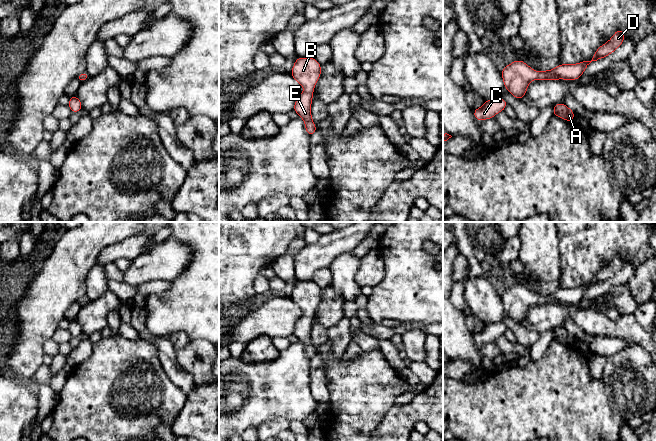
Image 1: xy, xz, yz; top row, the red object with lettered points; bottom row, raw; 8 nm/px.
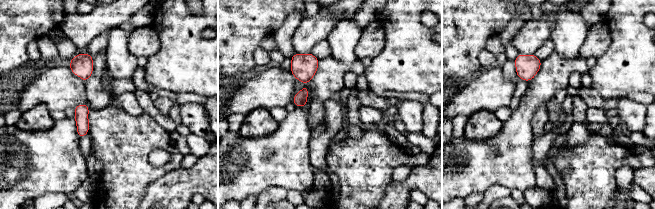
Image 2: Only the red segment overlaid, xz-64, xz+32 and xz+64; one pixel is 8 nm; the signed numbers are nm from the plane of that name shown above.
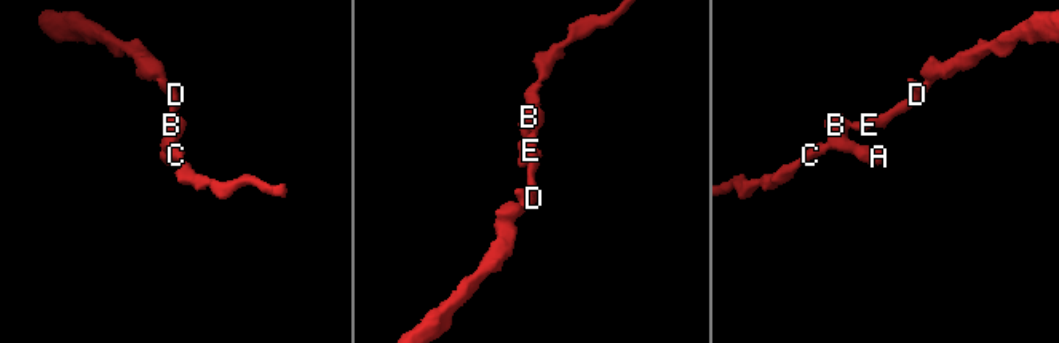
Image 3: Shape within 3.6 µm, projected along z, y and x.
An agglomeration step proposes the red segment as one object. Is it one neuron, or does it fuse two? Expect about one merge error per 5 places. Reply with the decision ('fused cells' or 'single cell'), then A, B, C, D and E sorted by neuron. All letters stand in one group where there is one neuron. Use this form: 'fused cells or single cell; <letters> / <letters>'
single cell; A B C D E

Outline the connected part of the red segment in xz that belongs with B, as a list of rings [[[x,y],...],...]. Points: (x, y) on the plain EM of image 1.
[[[312,280],[308,282],[298,281],[290,297],[305,313],[297,321],[293,334],[304,344],[306,356],[311,360],[317,355],[311,340],[311,327],[314,311],[321,299],[321,288]]]

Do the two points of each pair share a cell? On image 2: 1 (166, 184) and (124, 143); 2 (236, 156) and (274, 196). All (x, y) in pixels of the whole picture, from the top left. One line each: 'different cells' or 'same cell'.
1: different cells
2: different cells

